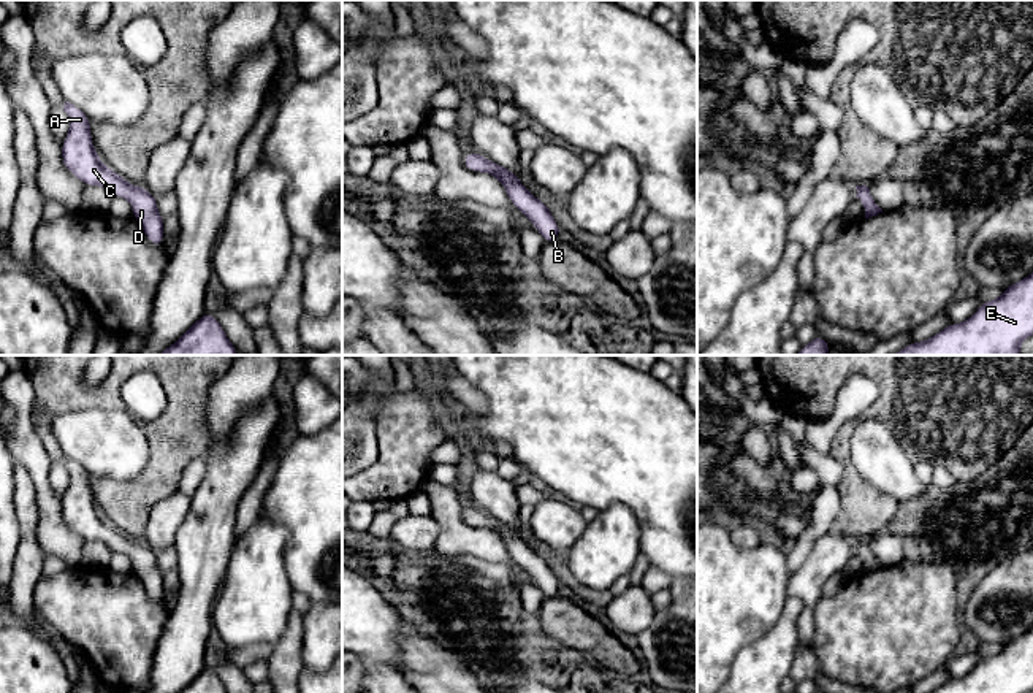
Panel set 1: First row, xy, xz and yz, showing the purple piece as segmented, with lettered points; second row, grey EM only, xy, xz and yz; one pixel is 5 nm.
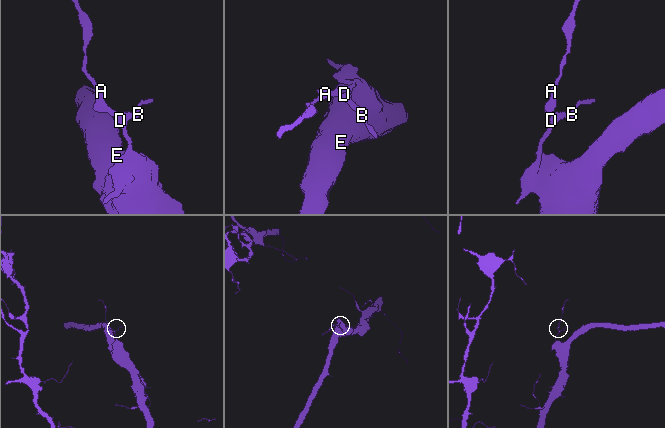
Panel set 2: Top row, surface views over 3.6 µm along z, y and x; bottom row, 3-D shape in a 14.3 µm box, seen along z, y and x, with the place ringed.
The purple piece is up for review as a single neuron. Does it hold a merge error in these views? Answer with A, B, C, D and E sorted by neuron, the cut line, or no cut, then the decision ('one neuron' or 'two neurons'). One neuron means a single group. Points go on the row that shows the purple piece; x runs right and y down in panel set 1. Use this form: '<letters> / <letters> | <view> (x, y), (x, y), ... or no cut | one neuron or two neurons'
A B C D E | no cut | one neuron

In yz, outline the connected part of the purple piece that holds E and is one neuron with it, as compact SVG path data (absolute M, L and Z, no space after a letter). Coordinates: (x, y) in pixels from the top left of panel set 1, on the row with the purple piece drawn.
M1033 273L974 311L963 324L949 324L922 343L909 343L892 355L1020 355L1020 344L1033 335Z

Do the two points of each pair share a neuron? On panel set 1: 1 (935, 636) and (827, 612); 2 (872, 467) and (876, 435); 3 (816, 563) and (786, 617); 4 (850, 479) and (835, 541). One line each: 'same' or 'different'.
1: same
2: same
3: different
4: different

